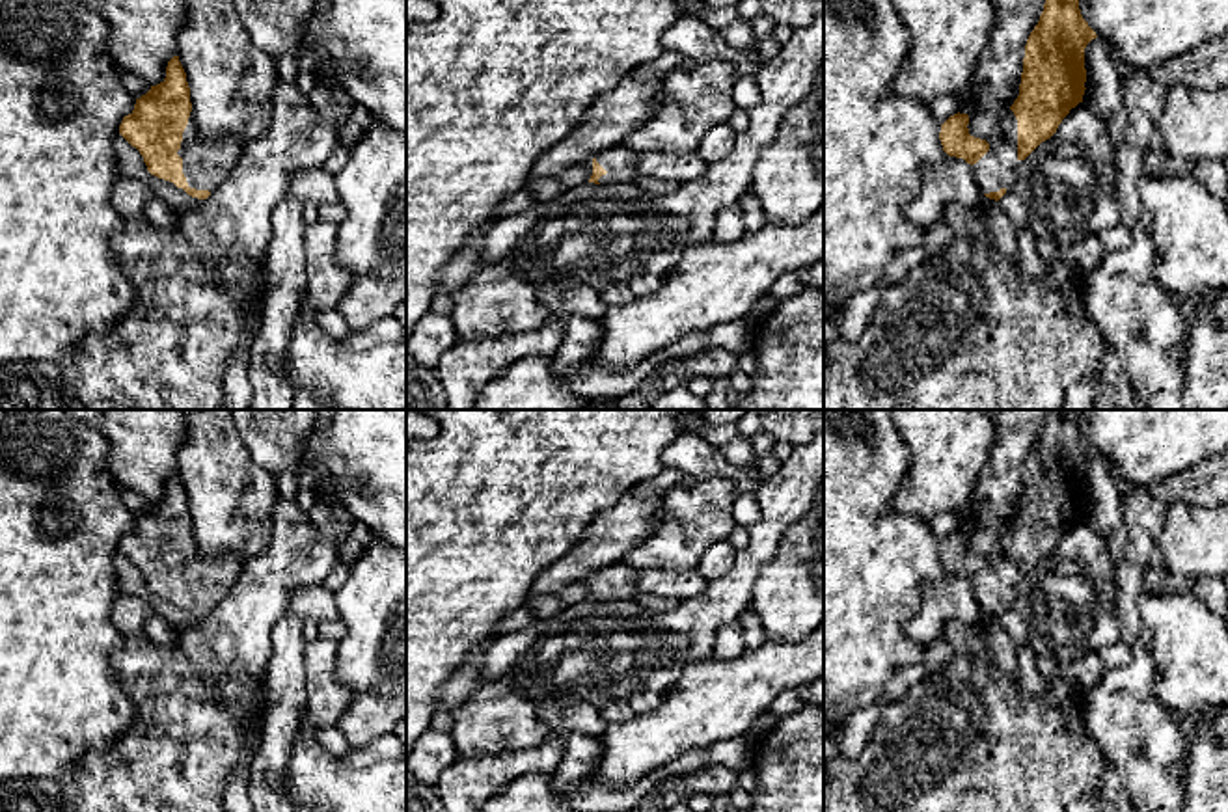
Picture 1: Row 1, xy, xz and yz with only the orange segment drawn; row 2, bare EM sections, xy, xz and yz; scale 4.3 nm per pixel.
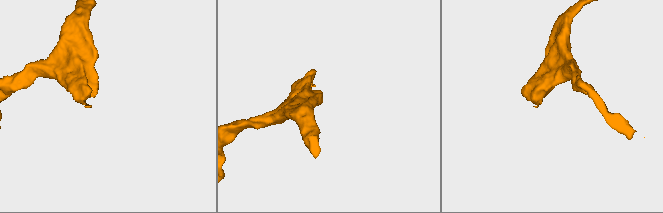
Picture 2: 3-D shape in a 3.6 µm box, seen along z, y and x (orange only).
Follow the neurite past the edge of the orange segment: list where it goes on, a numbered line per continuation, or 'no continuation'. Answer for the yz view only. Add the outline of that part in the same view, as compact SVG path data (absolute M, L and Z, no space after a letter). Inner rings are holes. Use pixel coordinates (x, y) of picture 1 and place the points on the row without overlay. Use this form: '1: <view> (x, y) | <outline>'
1: yz (997, 585) | M1012 527L1006 529L988 561L989 568L973 581L973 592L980 609L989 611L1001 605L1014 609L1023 577L1017 575L1017 536Z

